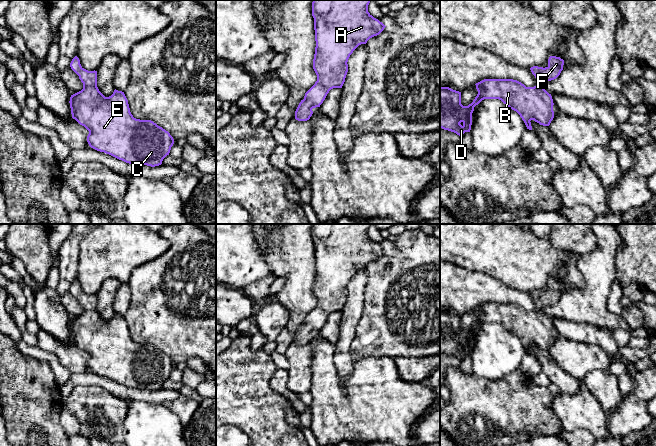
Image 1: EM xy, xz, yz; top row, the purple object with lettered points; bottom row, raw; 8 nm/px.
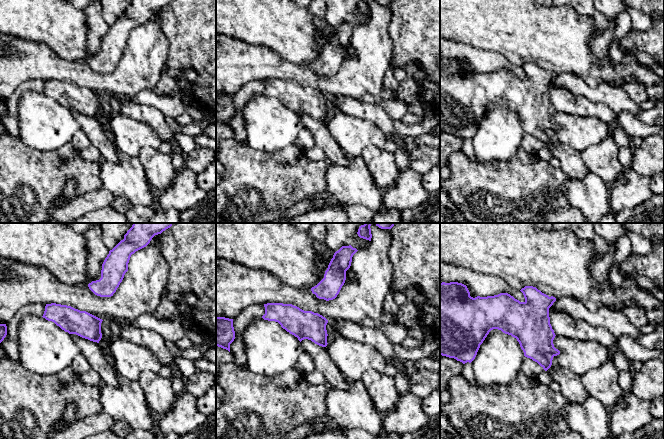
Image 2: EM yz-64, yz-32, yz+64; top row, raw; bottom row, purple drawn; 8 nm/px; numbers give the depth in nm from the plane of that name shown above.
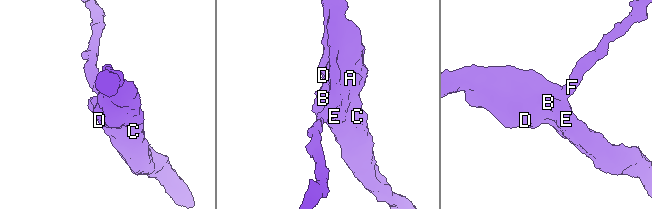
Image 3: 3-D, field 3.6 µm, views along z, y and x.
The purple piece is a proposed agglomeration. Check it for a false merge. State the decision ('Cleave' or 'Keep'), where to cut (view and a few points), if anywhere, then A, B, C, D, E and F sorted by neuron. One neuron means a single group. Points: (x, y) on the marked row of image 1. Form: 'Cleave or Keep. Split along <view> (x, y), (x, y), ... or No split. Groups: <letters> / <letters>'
Keep. No split. Groups: A B C D E F

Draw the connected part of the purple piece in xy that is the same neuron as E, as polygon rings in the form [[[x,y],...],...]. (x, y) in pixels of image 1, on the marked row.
[[[77,56],[72,59],[70,67],[83,83],[83,89],[70,97],[71,114],[89,131],[89,146],[129,164],[161,165],[174,144],[170,133],[151,120],[134,118],[124,92],[115,89],[111,96],[105,97],[97,87],[97,71],[84,69]]]

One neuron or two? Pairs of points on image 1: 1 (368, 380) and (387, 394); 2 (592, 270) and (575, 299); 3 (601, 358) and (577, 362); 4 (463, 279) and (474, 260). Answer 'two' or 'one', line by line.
1: one
2: one
3: one
4: two

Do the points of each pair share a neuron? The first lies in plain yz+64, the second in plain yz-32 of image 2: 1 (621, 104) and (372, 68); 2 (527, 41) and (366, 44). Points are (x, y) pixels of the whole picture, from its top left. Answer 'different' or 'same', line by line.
1: same
2: different

